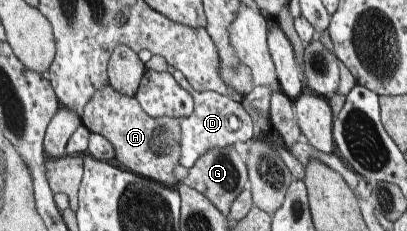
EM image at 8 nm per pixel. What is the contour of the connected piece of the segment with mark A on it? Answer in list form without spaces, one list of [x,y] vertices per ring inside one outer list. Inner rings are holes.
[[[110,85],[98,90],[83,109],[81,123],[91,133],[102,134],[111,141],[117,152],[115,162],[126,170],[142,177],[176,188],[178,181],[174,174],[176,165],[181,165],[181,121],[182,118],[168,116],[152,117],[142,109],[136,97],[118,93]]]

